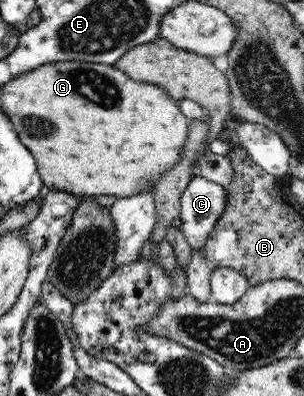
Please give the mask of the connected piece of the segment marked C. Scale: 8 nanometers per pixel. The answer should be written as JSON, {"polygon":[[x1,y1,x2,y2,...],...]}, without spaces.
{"polygon":[[194,176,183,189,180,198,181,230,192,251,202,250,222,213,226,209,225,188]]}

